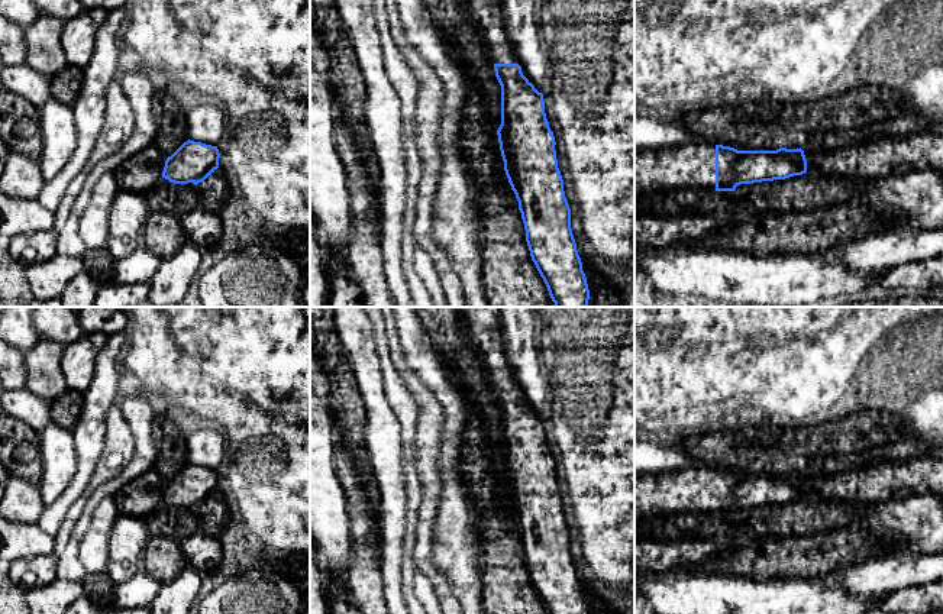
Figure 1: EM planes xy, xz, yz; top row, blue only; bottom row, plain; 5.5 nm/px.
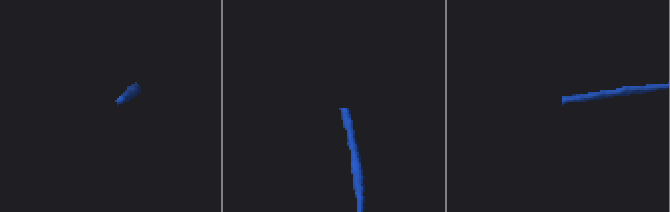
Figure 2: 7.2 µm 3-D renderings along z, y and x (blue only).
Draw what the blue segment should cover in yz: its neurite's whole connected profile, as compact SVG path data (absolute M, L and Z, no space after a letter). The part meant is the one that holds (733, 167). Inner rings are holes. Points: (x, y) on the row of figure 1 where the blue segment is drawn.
M710 142L634 151L634 194L734 191L740 184L785 180L807 172L804 151L737 151Z

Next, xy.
M187 140L167 158L162 178L174 184L203 182L219 168L217 146Z

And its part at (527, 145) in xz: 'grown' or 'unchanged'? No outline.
grown

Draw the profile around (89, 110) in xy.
M123 7L107 12L100 25L90 62L83 68L84 75L78 98L72 106L77 145L62 169L45 181L38 201L49 211L55 211L71 180L84 171L93 148L101 133L106 114L106 91L116 77L119 43L117 33L126 17Z

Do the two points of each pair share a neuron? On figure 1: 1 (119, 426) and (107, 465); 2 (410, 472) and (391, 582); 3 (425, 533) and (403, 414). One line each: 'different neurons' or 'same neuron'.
1: same neuron
2: different neurons
3: different neurons

